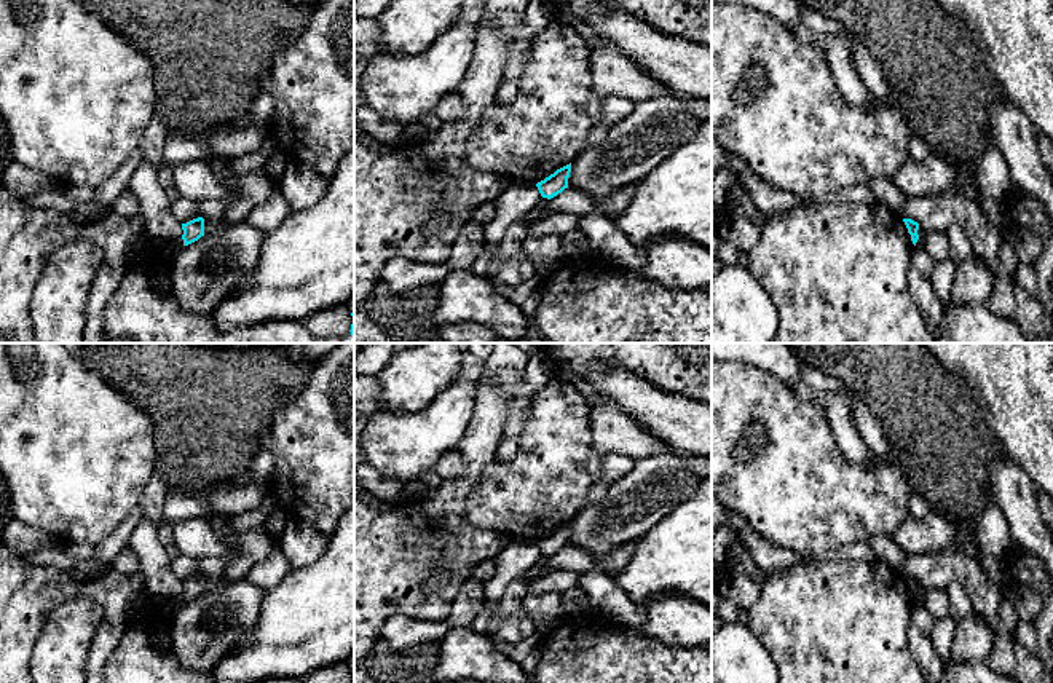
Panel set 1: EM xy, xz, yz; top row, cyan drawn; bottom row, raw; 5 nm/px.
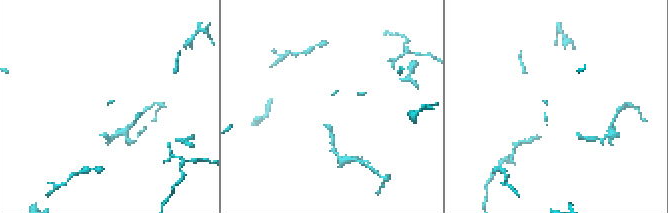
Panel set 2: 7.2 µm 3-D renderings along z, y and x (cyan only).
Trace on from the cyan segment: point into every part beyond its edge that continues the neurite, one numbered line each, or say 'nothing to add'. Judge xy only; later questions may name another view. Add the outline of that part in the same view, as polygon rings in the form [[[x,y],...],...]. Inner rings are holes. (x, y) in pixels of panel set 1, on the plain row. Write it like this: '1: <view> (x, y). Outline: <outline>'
nothing to add

